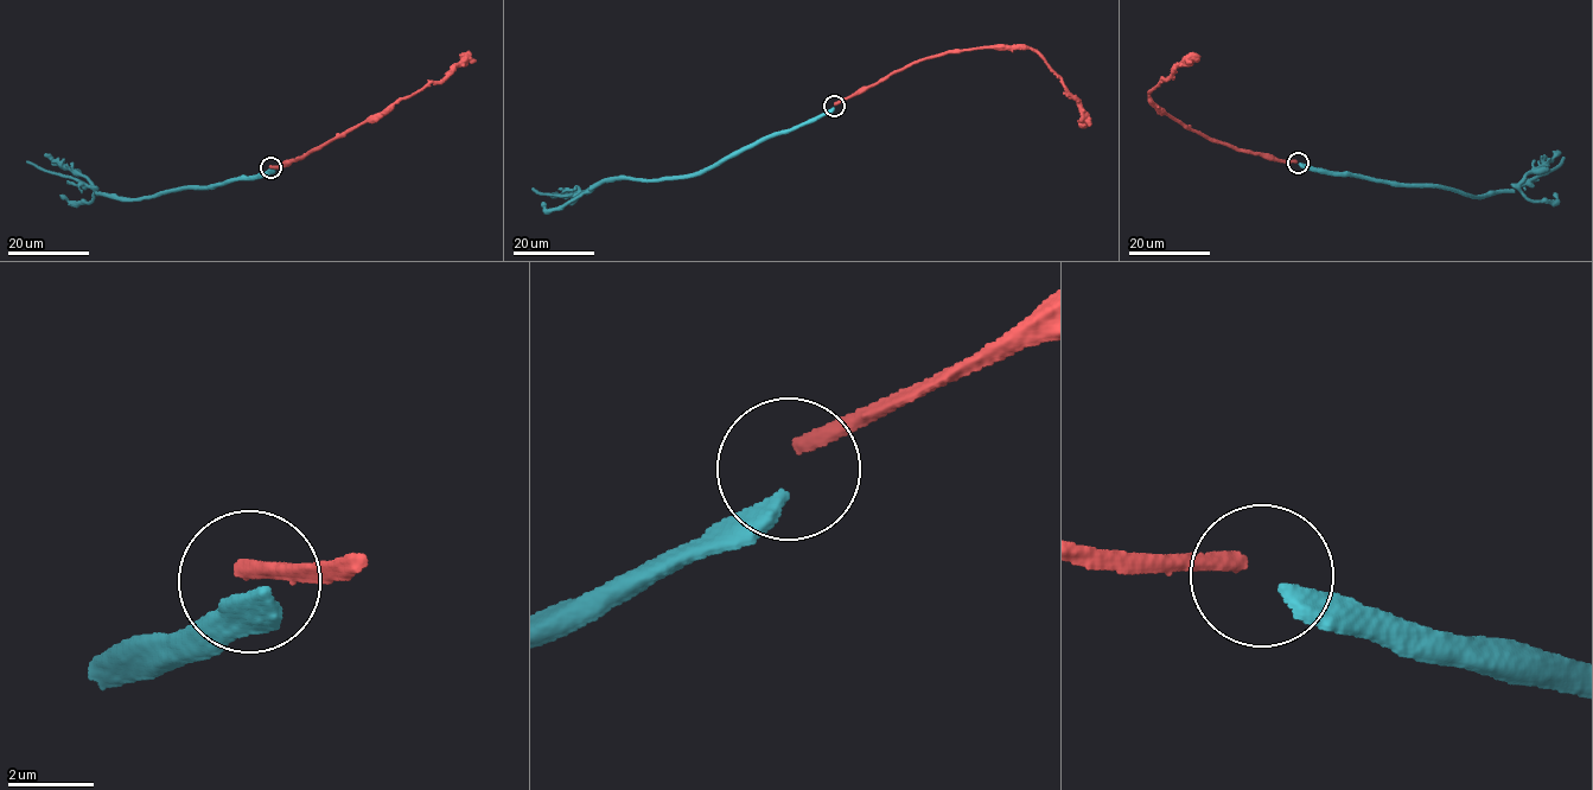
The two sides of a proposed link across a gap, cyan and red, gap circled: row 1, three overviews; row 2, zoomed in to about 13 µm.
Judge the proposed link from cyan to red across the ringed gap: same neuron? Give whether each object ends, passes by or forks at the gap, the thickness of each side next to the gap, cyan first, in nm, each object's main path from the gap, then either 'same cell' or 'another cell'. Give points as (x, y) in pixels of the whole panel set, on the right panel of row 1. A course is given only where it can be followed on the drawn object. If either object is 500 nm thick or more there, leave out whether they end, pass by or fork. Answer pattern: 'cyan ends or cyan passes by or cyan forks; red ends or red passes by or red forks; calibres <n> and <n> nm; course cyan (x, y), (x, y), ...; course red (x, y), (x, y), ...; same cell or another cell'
cyan ends; red ends; calibres 440 and 360 nm; course cyan (1299, 164), (1395, 184), (1434, 185), (1474, 197), (1510, 192), (1515, 185), (1560, 166), (1562, 158); course red (1297, 161), (1242, 152), (1185, 128), (1154, 107), (1148, 96), (1152, 89), (1168, 80), (1176, 67), (1199, 57); another cell

